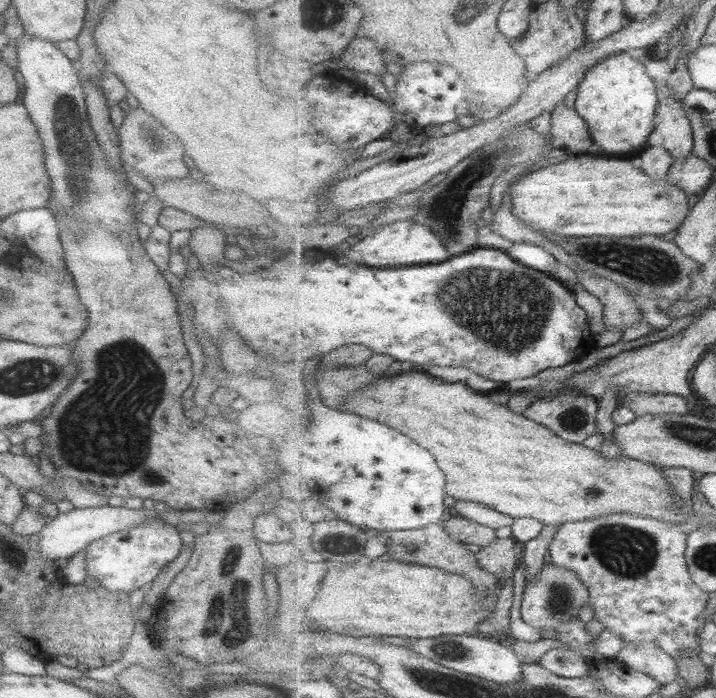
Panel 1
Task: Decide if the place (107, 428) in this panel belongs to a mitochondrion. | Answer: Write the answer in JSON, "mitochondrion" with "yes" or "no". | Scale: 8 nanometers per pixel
{"mitochondrion":"yes"}

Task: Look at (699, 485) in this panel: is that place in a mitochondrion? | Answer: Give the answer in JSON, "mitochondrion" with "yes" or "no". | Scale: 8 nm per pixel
{"mitochondrion":"no"}

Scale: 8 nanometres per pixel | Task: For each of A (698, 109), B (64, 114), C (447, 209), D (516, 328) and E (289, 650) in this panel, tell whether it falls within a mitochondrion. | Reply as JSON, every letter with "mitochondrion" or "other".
{"A":"mitochondrion","B":"mitochondrion","C":"mitochondrion","D":"mitochondrion","E":"other"}

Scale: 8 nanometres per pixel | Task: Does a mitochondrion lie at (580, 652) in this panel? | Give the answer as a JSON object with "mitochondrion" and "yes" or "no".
{"mitochondrion":"no"}

